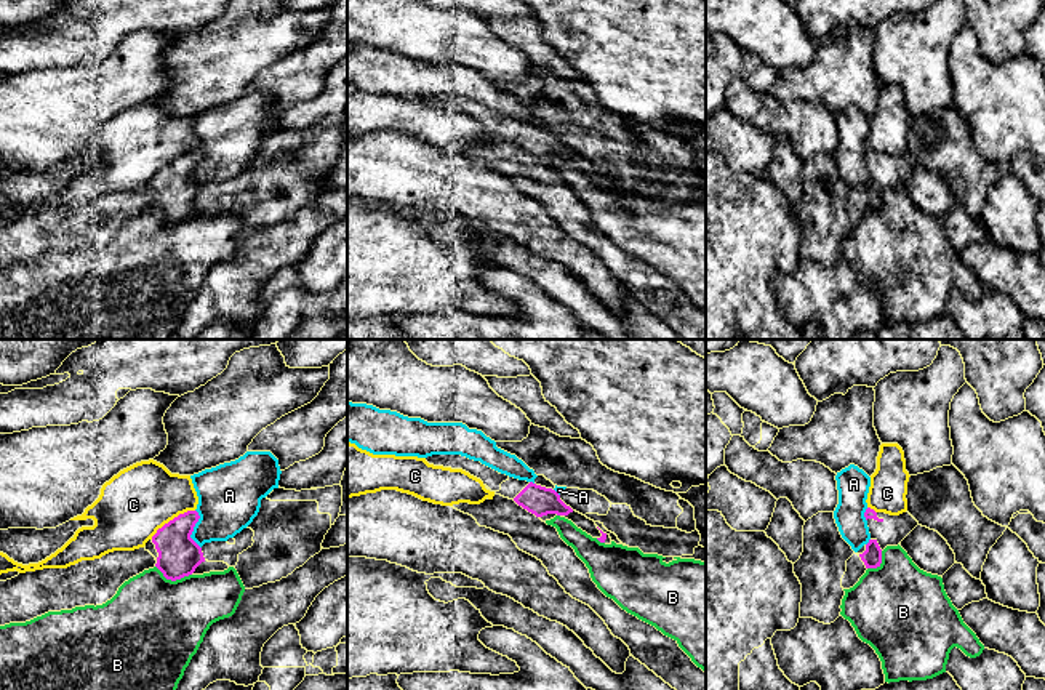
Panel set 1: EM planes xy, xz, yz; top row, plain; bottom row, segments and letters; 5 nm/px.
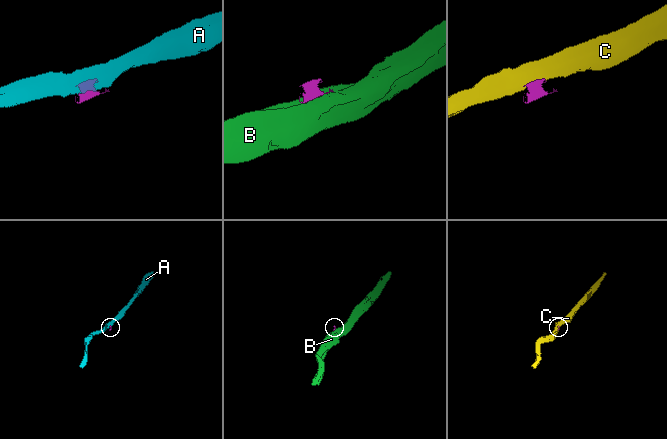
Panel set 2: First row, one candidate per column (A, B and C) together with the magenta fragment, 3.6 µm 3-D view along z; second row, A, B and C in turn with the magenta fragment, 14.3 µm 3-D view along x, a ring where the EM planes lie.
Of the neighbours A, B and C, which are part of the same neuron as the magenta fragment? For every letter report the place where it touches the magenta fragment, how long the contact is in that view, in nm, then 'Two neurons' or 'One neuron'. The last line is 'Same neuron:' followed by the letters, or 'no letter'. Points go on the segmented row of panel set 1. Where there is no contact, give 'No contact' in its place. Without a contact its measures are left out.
A: Touches magenta at xy (192, 529). Shared border 200 nm. Two neurons
B: Touches magenta at xy (173, 580). Shared border 190 nm. Two neurons
C: Touches magenta at xy (173, 519). Shared border 260 nm. Two neurons
Same neuron: no letter

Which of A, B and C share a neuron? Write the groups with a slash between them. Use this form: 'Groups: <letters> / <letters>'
Groups: A / B / C

